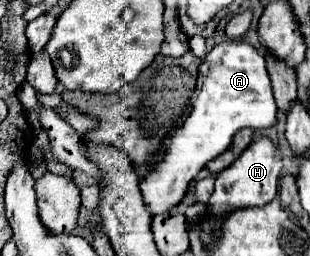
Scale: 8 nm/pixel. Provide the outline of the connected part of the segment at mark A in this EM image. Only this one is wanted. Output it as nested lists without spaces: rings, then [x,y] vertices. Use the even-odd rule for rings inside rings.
[[[221,42],[205,54],[199,66],[199,94],[185,124],[175,130],[165,156],[153,164],[155,174],[147,174],[139,184],[143,200],[151,214],[171,210],[187,192],[189,182],[201,168],[219,154],[223,154],[233,136],[241,128],[271,128],[277,122],[277,104],[273,98],[271,82],[265,70],[265,58],[245,42]]]

